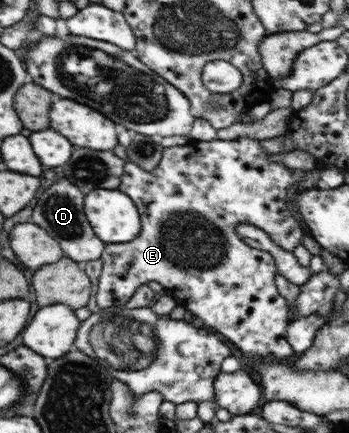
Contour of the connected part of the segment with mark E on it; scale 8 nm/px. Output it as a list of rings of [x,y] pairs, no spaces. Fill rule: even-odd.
[[[240,137],[233,140],[216,138],[206,142],[190,140],[189,143],[183,146],[165,147],[160,163],[152,171],[146,171],[130,160],[126,160],[122,177],[120,177],[121,182],[117,190],[132,198],[141,217],[141,230],[137,238],[126,244],[106,244],[101,257],[103,261],[102,273],[97,281],[97,307],[105,311],[120,309],[134,297],[136,289],[142,287],[142,285],[147,285],[151,281],[155,281],[164,286],[164,290],[177,301],[178,305],[182,305],[186,310],[189,310],[204,321],[206,326],[211,328],[214,333],[231,347],[237,348],[242,353],[242,357],[247,357],[250,361],[277,361],[294,354],[295,352],[291,349],[286,337],[287,328],[290,326],[292,319],[289,317],[288,301],[280,296],[275,285],[277,266],[274,256],[267,251],[262,251],[258,248],[250,247],[250,244],[246,244],[237,234],[236,227],[236,225],[241,223],[258,226],[258,229],[264,230],[275,244],[278,244],[286,251],[292,252],[298,244],[302,243],[302,228],[296,218],[292,216],[290,210],[288,210],[285,199],[290,185],[299,183],[303,173],[306,171],[292,170],[280,162],[268,162],[266,155],[268,153],[264,151],[258,140]]]

